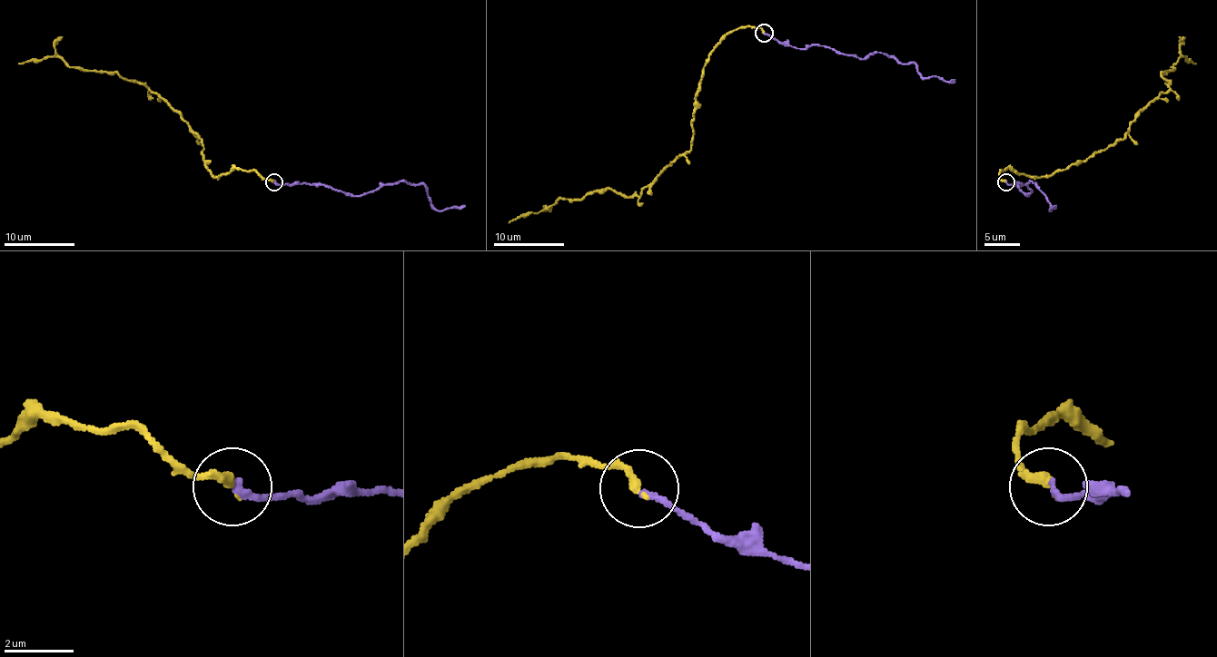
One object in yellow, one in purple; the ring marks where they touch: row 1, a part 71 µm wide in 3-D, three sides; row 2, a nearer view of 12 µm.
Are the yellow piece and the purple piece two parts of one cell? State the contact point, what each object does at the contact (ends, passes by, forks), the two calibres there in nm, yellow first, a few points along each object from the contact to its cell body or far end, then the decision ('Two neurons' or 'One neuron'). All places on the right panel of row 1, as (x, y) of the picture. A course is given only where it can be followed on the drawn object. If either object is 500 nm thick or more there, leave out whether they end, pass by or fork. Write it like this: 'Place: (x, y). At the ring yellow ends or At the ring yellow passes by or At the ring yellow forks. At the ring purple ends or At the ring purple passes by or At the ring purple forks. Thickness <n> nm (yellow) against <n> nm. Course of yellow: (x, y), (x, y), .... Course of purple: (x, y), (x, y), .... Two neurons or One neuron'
Place: (1005, 182). At the ring yellow ends. At the ring purple ends. Thickness 280 nm (yellow) against 200 nm. Course of yellow: (1006, 181), (1004, 170), (1050, 176), (1121, 140), (1169, 88), (1162, 74), (1181, 56), (1195, 63). Course of purple: (1006, 181), (1022, 183), (1018, 185), (1027, 196), (1033, 191), (1025, 183), (1036, 183), (1048, 210), (1055, 205). One neuron

